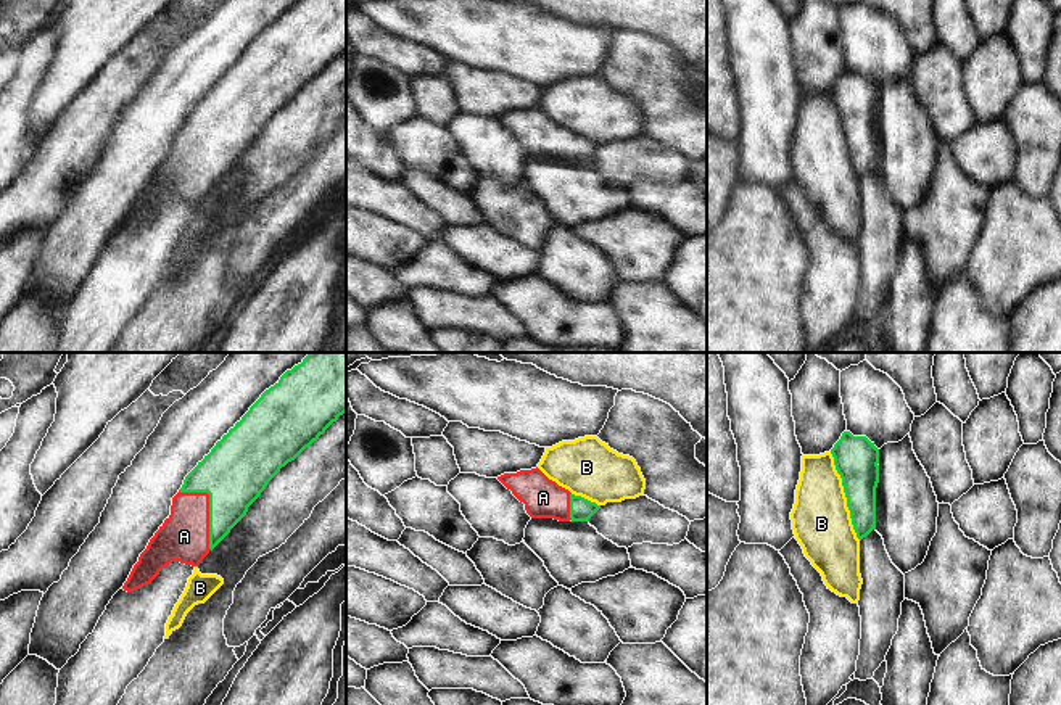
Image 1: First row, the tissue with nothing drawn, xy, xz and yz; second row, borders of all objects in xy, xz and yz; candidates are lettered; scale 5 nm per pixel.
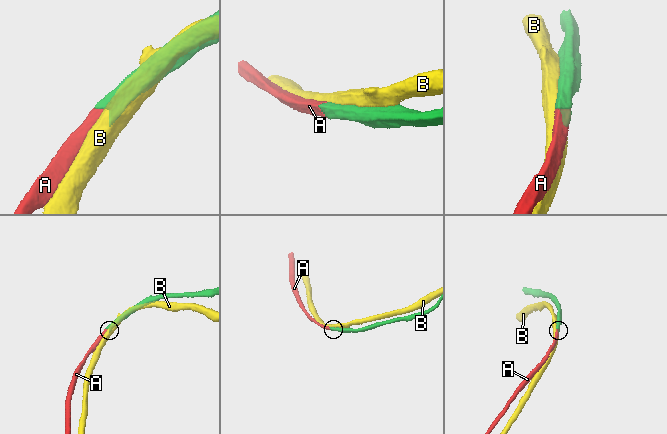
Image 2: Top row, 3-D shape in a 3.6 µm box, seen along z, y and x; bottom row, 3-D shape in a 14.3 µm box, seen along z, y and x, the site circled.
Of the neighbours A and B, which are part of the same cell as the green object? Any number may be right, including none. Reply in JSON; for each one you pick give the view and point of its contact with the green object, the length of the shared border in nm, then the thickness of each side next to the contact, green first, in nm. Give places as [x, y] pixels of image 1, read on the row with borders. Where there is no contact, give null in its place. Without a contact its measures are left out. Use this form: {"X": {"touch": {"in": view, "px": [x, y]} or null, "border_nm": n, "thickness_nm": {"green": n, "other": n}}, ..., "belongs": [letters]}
{"A": {"touch": {"in": "xy", "px": [210, 507]}, "border_nm": 340, "thickness_nm": {"green": 320, "other": 240}}, "belongs": ["A"]}

